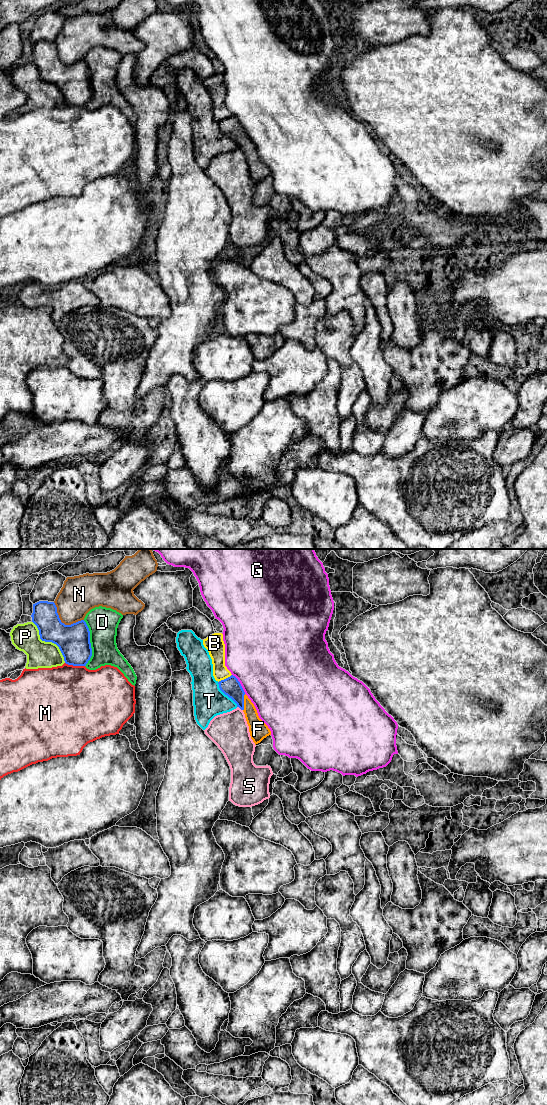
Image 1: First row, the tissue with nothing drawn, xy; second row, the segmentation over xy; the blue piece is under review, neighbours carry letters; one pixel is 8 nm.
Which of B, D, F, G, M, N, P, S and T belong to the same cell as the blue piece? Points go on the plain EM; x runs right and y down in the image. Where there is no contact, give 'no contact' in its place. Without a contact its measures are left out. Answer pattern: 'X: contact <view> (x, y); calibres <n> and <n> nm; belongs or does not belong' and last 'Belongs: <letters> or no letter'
B: contact xy (224, 119); calibres 150 and 140 nm; does not belong
D: contact xy (90, 83); calibres 260 and 240 nm; does not belong
F: contact xy (243, 142); calibres 150 and 150 nm; belongs
G: contact xy (240, 124); calibres 150 and 500 nm; does not belong
M: contact xy (75, 105); calibres 260 and 500 nm; does not belong
N: contact xy (63, 63); calibres 260 and 300 nm; does not belong
P: contact xy (48, 81); calibres 260 and 220 nm; does not belong
S: contact xy (240, 148); calibres 150 and 300 nm; does not belong
T: contact xy (226, 134); calibres 150 and 260 nm; does not belong
Belongs: F

